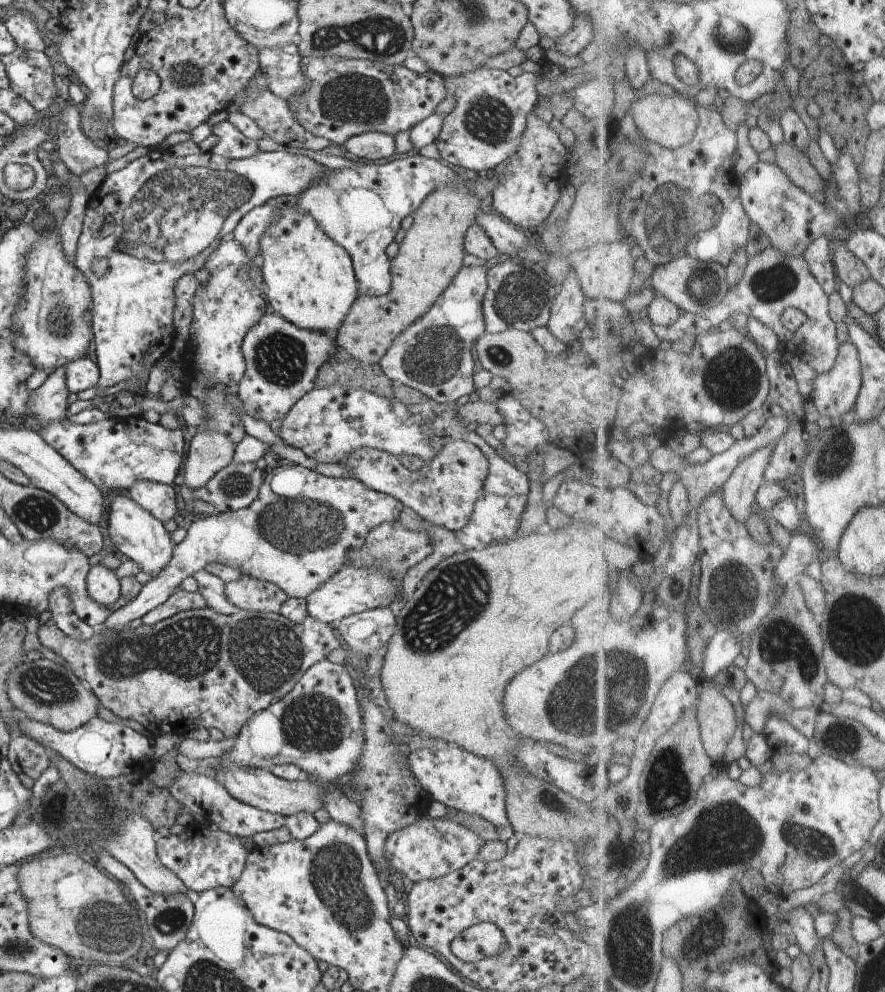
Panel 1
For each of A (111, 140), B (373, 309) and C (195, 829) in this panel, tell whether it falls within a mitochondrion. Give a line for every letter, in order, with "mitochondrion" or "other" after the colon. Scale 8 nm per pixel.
A: other
B: other
C: other

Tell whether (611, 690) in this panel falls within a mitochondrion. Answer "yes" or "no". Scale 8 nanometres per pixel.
yes

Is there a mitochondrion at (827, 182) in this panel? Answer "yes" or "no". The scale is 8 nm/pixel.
no

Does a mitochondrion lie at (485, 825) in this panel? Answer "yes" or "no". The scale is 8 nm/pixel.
no

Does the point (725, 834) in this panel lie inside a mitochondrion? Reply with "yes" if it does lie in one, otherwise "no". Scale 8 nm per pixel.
yes

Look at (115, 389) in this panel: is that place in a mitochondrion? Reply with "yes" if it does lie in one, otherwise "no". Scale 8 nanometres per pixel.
no

